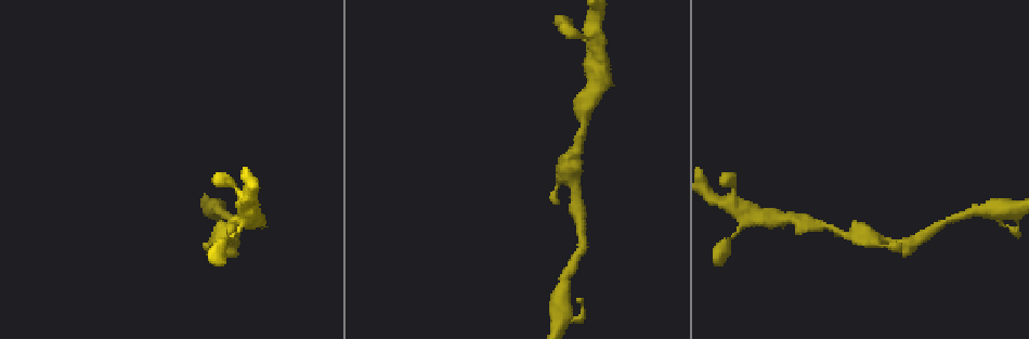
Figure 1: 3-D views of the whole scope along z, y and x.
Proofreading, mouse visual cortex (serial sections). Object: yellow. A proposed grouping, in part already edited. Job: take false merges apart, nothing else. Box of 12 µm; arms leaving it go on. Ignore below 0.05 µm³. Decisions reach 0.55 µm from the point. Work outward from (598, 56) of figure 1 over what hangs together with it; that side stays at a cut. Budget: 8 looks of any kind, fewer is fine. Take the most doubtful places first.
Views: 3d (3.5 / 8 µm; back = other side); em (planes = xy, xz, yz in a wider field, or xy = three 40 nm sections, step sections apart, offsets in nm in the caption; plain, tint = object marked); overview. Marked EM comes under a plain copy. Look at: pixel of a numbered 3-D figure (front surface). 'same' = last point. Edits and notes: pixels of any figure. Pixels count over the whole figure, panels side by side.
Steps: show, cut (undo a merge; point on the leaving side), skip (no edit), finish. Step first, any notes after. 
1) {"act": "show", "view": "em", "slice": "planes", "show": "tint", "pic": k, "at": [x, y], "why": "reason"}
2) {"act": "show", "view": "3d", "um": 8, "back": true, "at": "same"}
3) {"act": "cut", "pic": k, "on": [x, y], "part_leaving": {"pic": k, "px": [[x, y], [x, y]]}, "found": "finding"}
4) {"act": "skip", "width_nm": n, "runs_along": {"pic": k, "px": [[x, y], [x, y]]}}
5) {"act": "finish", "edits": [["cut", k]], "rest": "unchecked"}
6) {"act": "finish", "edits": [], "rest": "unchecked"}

{"act": "show", "view": "3d", "um": 3.5, "pic": 1, "at": [582, 36], "why": "narrows sharply"}

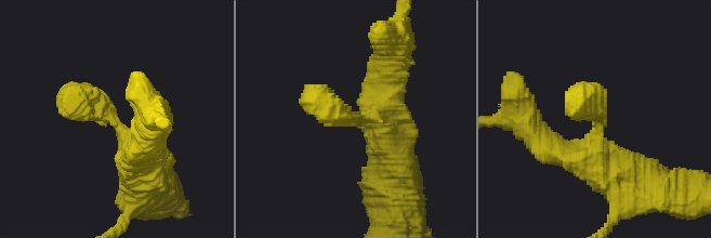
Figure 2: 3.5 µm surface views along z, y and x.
{"act": "show", "view": "em", "slice": "xy", "step": 1, "show": "tint", "pic": 2, "at": [597, 122], "arm_widths_nm": [400, 600]}

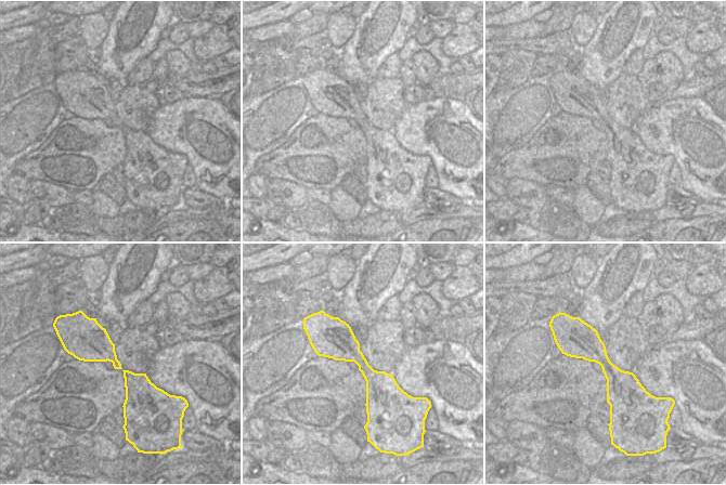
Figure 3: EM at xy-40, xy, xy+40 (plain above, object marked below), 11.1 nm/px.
{"act": "skip", "runs_along": {"pic": 2, "px": [[146, 174], [100, 107], [60, 107]]}, "found": "all the same cell"}

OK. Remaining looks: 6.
{"act": "show", "view": "3d", "um": 8, "pic": 1, "at": [797, 220], "why": "a fork"}

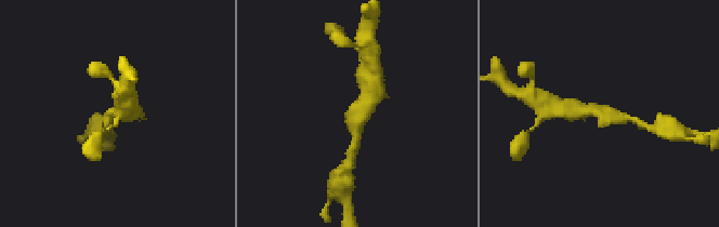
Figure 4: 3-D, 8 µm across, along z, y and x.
{"act": "show", "view": "em", "slice": "xy", "step": 2, "show": "tint", "pic": 4, "at": [604, 112], "why": "now the EM"}

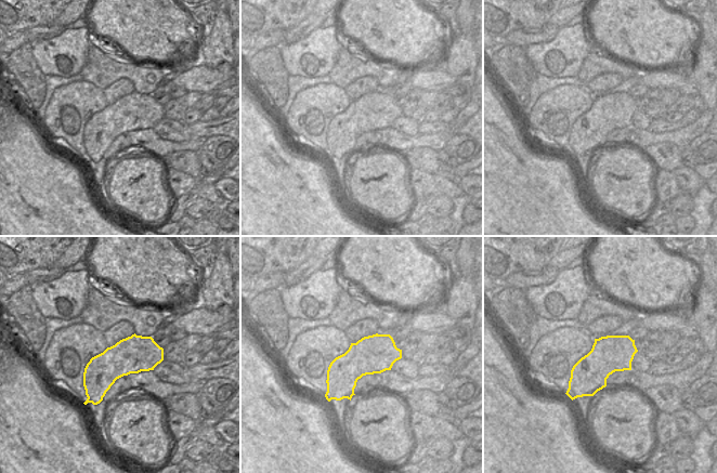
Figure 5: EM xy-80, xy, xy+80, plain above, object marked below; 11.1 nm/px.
{"act": "skip", "runs_along": {"pic": 4, "px": [[373, 87], [357, 121], [355, 144]]}, "found": "all the same cell"}

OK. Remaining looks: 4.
{"act": "show", "view": "3d", "um": 3.5, "pic": 1, "at": [572, 169], "why": "arms part here"}

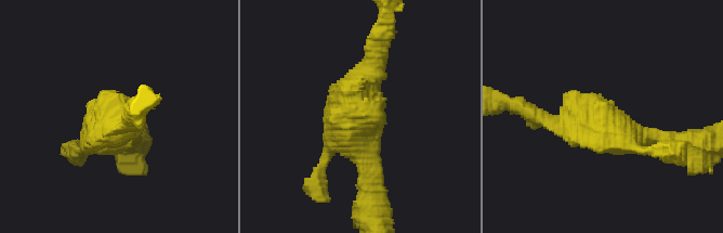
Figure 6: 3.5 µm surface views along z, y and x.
{"act": "show", "view": "em", "slice": "xy", "step": 1, "show": "tint", "pic": 6, "at": [353, 114]}

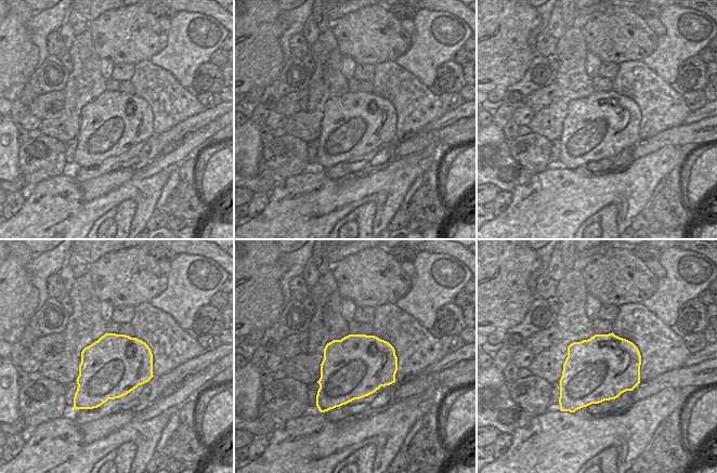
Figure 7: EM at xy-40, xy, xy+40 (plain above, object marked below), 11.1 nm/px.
{"act": "skip", "width_nm": 700, "runs_along": {"pic": 6, "px": [[553, 124], [683, 140]]}, "found": "continuous, no second cell"}

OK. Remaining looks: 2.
{"act": "show", "view": "3d", "um": 3.5, "pic": 1, "at": [1016, 220], "why": "arms part here"}

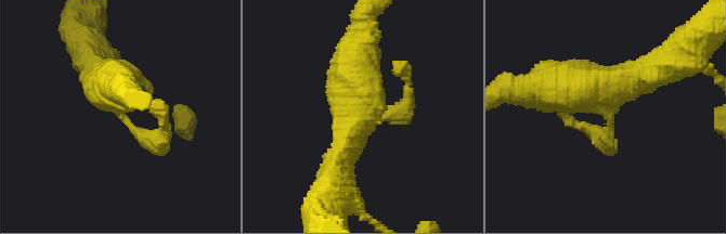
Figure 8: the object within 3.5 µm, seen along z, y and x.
{"act": "show", "view": "em", "slice": "xy", "step": 3, "show": "tint", "pic": 8, "at": [122, 114], "arms": 3, "arm_widths_nm": [250, 400, 600], "why": "now the EM"}

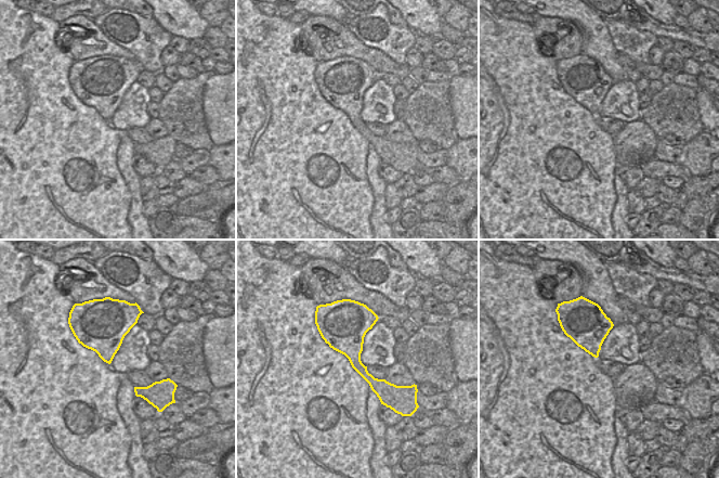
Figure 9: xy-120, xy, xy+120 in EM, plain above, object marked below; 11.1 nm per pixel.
{"act": "skip", "runs_along": {"pic": 8, "px": [[363, 39], [357, 108], [336, 161]]}, "found": "all the same cell"}

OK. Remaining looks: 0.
{"act": "finish", "edits": [], "rest": "unchecked"}

